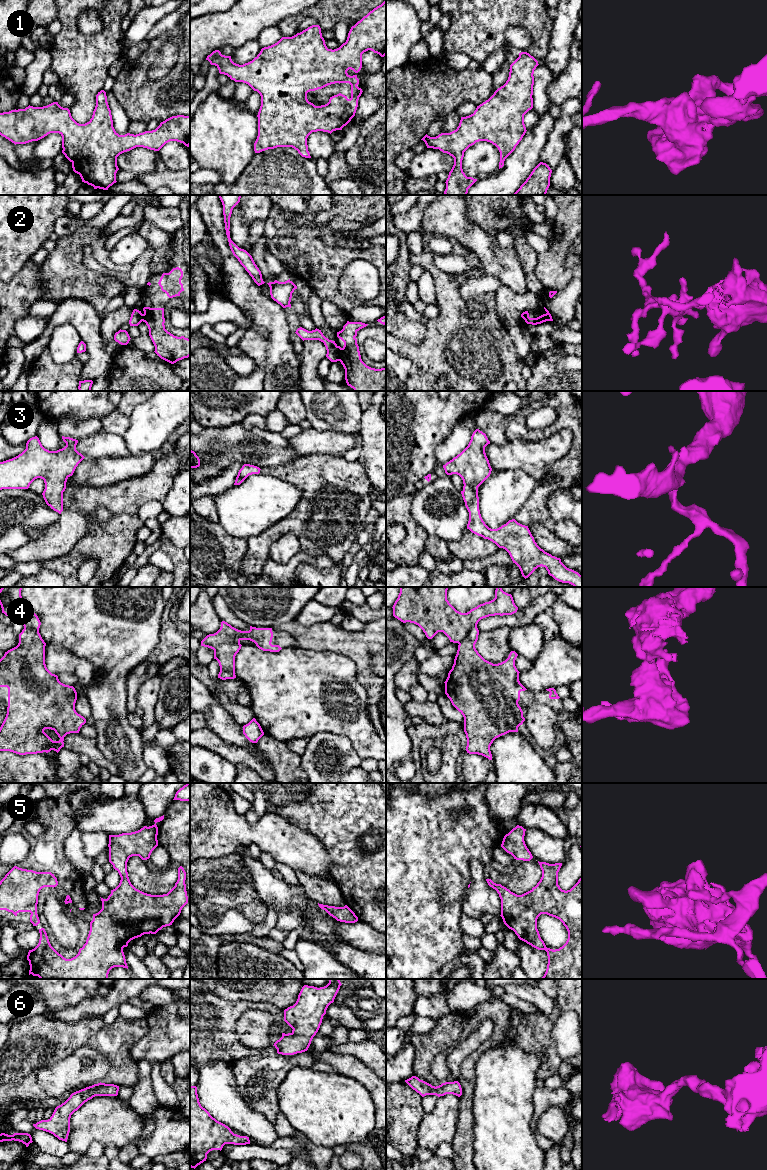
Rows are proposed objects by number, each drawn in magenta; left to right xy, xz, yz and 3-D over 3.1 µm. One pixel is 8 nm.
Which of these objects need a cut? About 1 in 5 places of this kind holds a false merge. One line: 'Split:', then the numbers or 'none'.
Split: 2, 4

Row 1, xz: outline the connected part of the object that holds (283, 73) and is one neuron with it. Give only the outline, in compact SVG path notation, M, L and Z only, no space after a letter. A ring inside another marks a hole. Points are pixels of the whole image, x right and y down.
M386 0L354 26L345 43L337 49L328 49L319 25L312 25L292 37L282 37L277 43L264 47L250 62L243 65L232 61L231 56L213 51L206 60L215 65L220 74L235 82L248 84L261 96L258 112L258 136L254 143L255 153L277 147L292 147L305 158L311 158L307 138L312 132L332 133L342 130L355 116L362 89L357 85L357 73L362 68L362 54L368 50L386 55ZM335 83L349 83L351 98L339 93L330 97L325 105L315 106L307 99L307 93Z

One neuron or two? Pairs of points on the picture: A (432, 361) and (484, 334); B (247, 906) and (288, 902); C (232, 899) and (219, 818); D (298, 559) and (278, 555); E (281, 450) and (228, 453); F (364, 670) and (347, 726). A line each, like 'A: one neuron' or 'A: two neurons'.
A: one neuron
B: two neurons
C: two neurons
D: two neurons
E: one neuron
F: two neurons

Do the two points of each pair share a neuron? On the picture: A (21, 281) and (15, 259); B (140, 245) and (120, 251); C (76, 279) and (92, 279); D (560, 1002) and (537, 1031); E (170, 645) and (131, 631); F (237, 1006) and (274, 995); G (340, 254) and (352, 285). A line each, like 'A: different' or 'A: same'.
A: different
B: same
C: same
D: same
E: different
F: different
G: different

